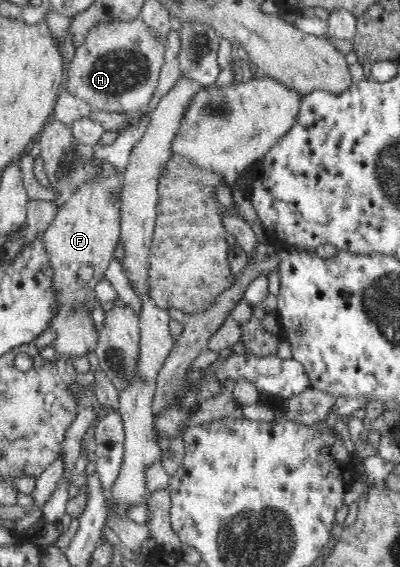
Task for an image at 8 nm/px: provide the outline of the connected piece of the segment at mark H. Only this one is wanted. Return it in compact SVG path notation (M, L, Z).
M139 18L131 22L101 22L87 33L85 42L75 49L68 71L66 90L89 103L92 108L107 111L137 111L148 106L156 91L160 67L164 65L164 45Z

